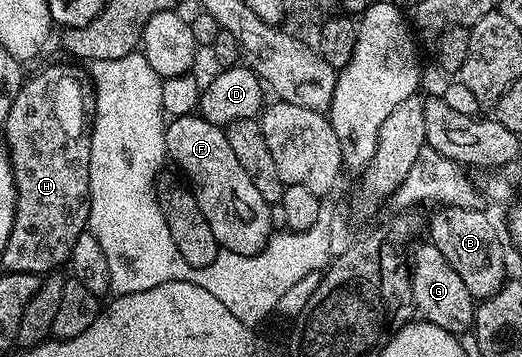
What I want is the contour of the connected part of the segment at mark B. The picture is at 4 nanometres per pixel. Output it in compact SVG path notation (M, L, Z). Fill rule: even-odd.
M441 206L437 213L427 220L427 236L433 245L451 262L451 270L463 278L463 286L473 295L474 301L480 302L491 298L504 286L505 252L501 249L501 240L497 237L497 228L489 221L489 216L476 208L450 208Z

